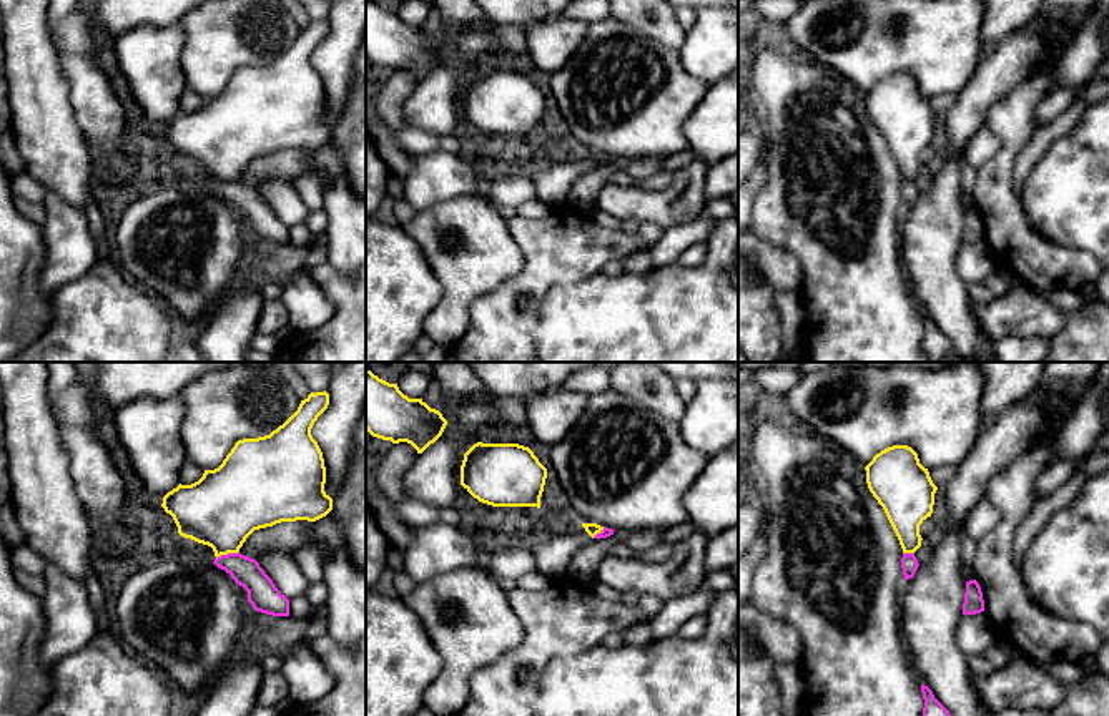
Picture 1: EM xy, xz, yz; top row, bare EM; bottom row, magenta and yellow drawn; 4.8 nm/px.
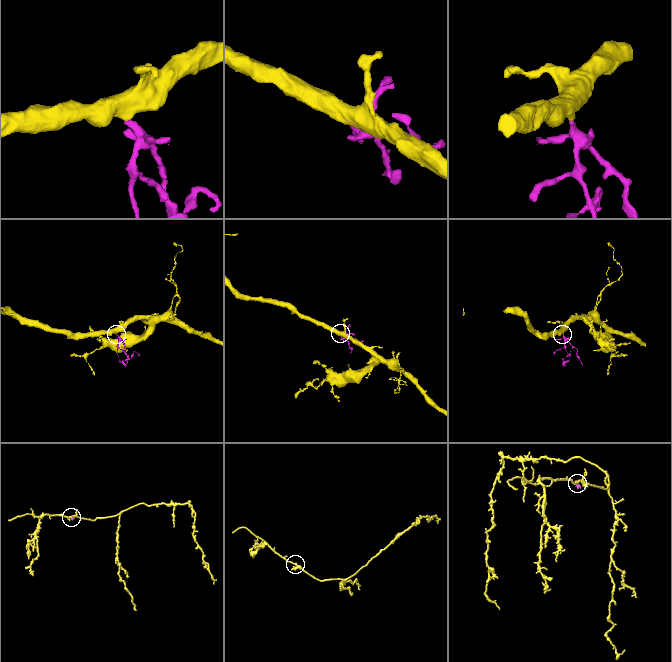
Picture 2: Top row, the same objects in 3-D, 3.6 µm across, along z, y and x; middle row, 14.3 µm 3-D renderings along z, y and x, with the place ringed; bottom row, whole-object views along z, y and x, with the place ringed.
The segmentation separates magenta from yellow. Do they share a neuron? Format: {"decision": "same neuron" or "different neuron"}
{"decision": "different neuron"}

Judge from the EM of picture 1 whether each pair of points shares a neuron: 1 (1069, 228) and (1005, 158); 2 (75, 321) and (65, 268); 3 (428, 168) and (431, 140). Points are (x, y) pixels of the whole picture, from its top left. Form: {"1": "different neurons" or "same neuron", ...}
{"1": "different neurons", "2": "different neurons", "3": "different neurons"}

